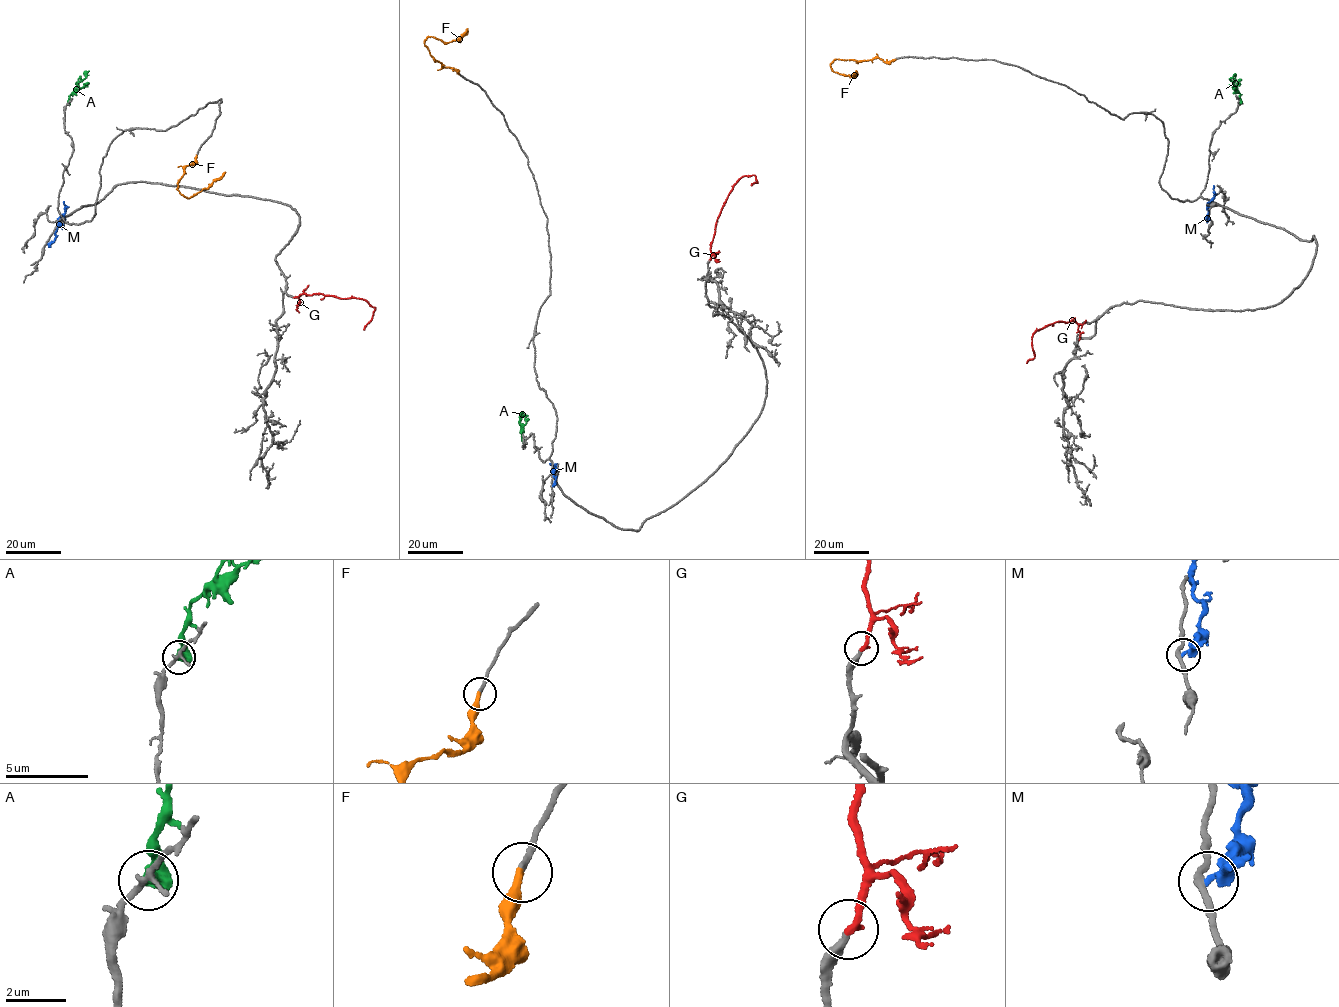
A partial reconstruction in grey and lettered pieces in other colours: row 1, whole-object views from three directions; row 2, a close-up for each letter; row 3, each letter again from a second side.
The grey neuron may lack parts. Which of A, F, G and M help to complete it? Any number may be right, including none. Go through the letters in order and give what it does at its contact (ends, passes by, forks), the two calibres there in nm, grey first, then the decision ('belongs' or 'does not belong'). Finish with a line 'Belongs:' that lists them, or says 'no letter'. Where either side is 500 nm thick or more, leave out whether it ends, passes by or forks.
A: 180 nm thick on the grey side, 600 nm on the other; does not belong
F: it ends there; 200 nm thick on the grey side, 320 nm on the other; belongs
G: it ends there; 320 nm thick on the grey side, 240 nm on the other; belongs
M: it ends there; 240 nm thick on the grey side, 400 nm on the other; does not belong
Belongs: F, G

